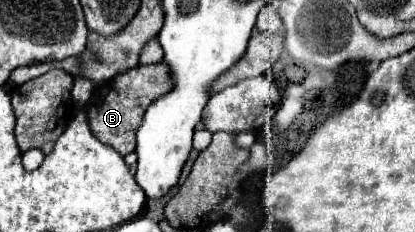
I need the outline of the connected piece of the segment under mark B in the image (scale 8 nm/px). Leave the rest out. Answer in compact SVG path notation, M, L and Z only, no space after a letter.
M166 63L158 65L140 65L134 67L116 79L108 81L104 87L98 87L88 101L88 119L92 133L106 145L112 145L120 155L128 155L136 149L136 131L142 123L146 107L158 97L172 91L172 75Z

